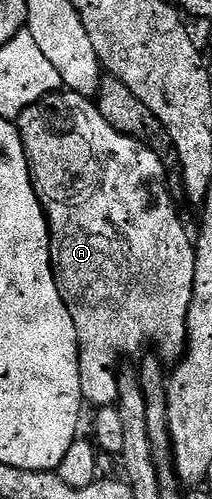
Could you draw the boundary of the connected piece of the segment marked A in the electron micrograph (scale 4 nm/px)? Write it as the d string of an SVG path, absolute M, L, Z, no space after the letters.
M60 91L42 97L36 105L25 110L17 118L17 128L23 140L23 150L27 156L27 166L31 172L31 182L35 188L37 199L47 216L47 226L51 232L51 269L55 272L55 282L59 288L61 299L73 315L73 327L77 327L77 343L79 344L79 370L81 371L81 391L83 400L88 406L114 406L119 399L119 360L126 353L135 353L142 345L155 341L159 348L158 356L164 362L175 363L182 358L187 347L187 316L189 303L193 299L193 283L195 282L195 247L193 237L187 234L179 213L175 210L175 201L171 198L171 189L167 186L167 175L163 171L160 154L148 145L142 145L137 139L109 127L99 113L99 106L94 100L82 97L80 93Z

